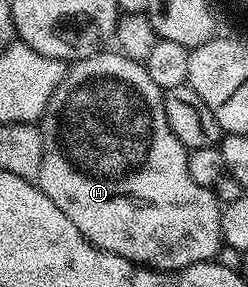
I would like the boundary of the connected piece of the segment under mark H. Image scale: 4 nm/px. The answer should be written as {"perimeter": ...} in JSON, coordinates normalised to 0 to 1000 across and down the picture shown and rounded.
{"perimeter":[[[464,171],[431,174],[403,174],[351,206],[290,216],[266,237],[254,279],[238,286],[230,310],[214,310],[165,418],[173,544],[149,645],[173,662],[181,686],[198,686],[198,700],[214,700],[214,714],[230,714],[230,728],[246,728],[246,742],[262,742],[262,756],[278,756],[278,770],[294,770],[294,784],[327,798],[335,822],[375,857],[504,895],[524,916],[556,916],[565,930],[601,930],[613,944],[726,944],[782,916],[863,906],[887,861],[903,857],[891,826],[891,711],[855,655],[790,645],[778,617],[762,617],[758,523],[730,505],[730,491],[714,491],[714,477],[698,477],[698,449],[681,449],[681,422],[665,422],[661,317],[617,296],[617,268],[601,268],[589,230],[565,209],[484,192]]]}

